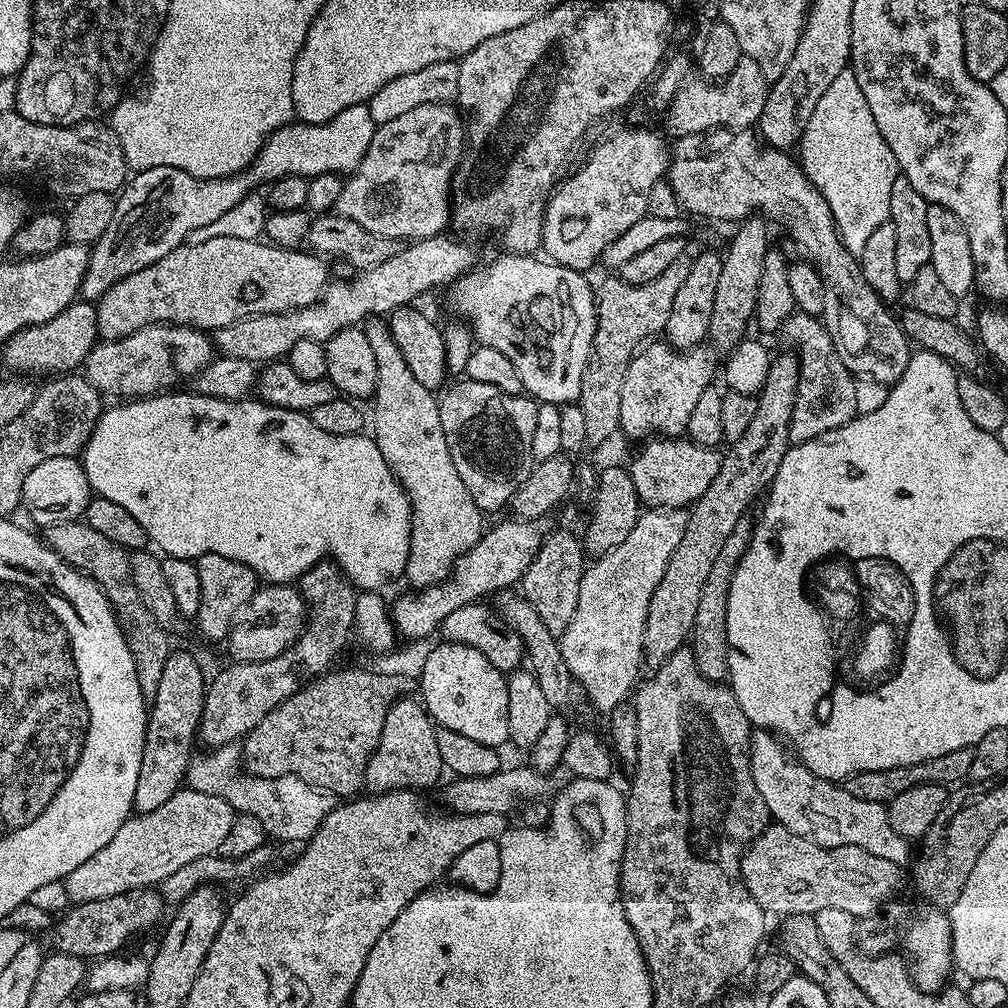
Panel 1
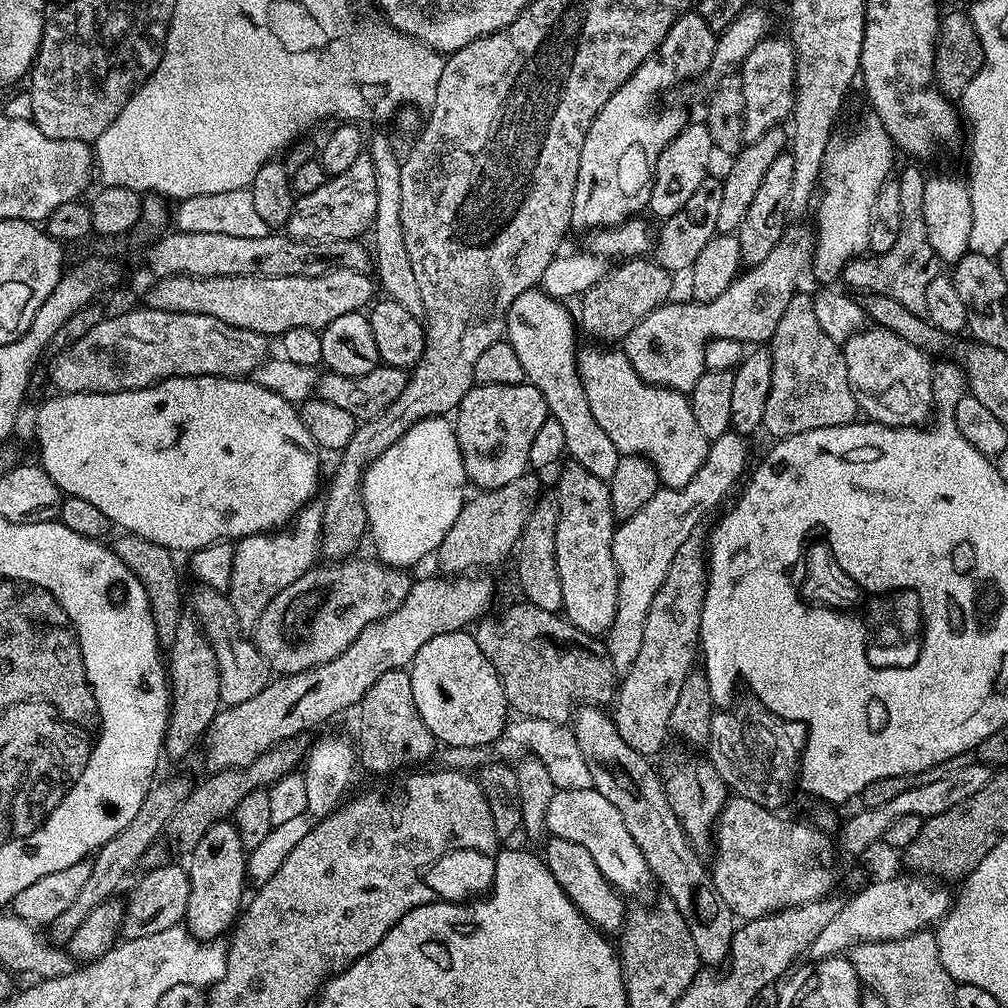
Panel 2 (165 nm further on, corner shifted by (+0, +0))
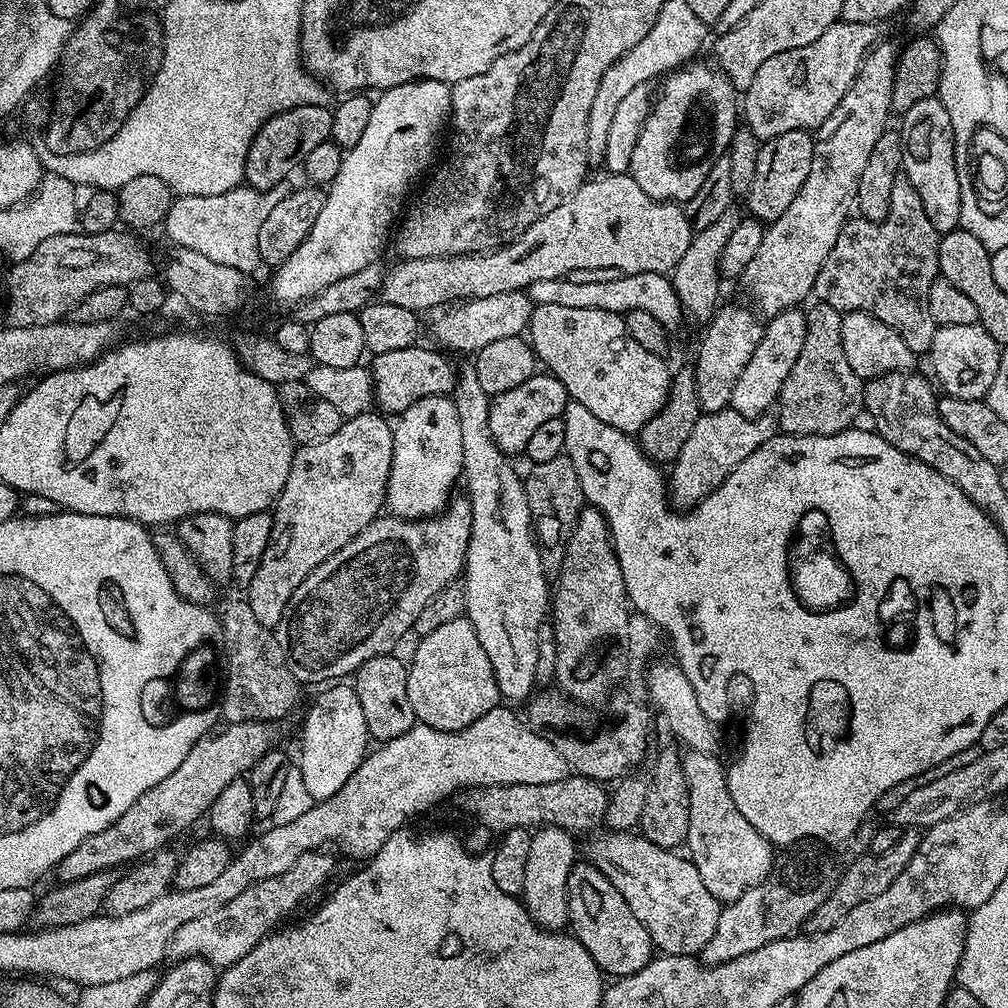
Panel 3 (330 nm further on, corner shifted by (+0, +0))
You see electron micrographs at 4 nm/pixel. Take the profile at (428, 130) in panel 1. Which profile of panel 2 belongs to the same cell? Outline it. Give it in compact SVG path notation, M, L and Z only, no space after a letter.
M365 154L355 160L350 170L327 177L318 190L297 195L286 232L293 240L355 240L373 227L377 210L376 168L372 164L372 157Z

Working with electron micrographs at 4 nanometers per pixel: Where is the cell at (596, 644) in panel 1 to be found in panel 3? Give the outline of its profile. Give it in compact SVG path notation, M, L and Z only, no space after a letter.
M731 406L717 412L703 413L698 418L694 431L690 433L690 438L686 438L686 446L682 446L682 454L678 454L678 458L671 465L671 503L680 510L694 508L697 504L701 504L709 494L718 490L718 486L722 486L722 482L726 482L726 478L735 468L742 466L742 462L746 462L746 458L750 458L750 454L754 454L754 450L758 450L758 446L770 442L770 438L774 438L776 435L778 435L778 420L772 414L746 418L742 414L738 414Z

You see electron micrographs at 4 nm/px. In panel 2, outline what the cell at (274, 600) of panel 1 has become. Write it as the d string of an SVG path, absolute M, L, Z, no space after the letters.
M376 558L358 559L321 563L306 574L302 574L298 582L290 582L290 586L286 586L286 590L282 590L282 594L278 594L278 598L274 598L270 606L266 606L262 618L258 618L254 629L254 643L256 649L268 659L269 669L283 674L310 670L311 667L330 662L342 654L364 628L386 618L402 605L403 599L414 583L413 577L408 577L407 571L380 563Z

